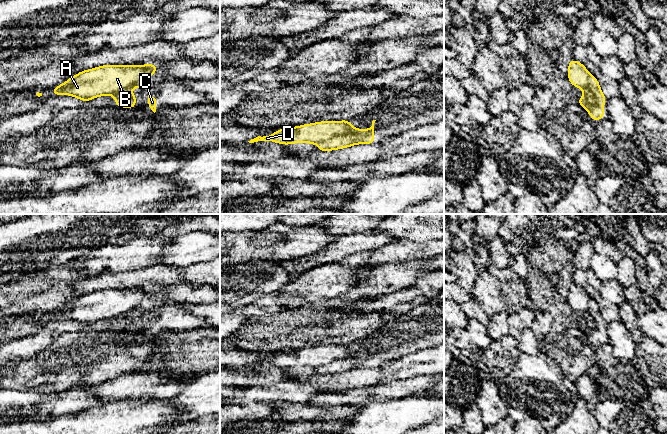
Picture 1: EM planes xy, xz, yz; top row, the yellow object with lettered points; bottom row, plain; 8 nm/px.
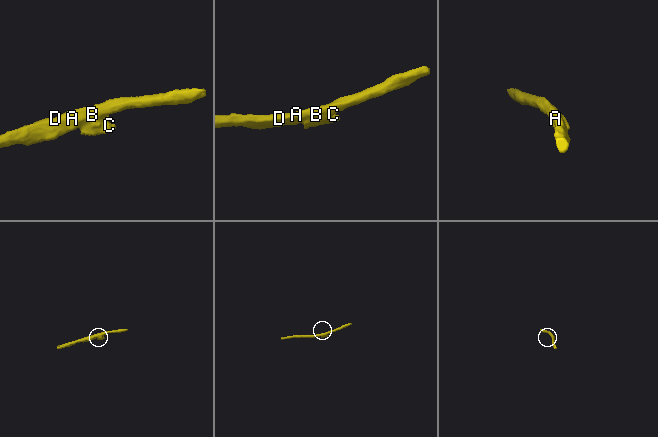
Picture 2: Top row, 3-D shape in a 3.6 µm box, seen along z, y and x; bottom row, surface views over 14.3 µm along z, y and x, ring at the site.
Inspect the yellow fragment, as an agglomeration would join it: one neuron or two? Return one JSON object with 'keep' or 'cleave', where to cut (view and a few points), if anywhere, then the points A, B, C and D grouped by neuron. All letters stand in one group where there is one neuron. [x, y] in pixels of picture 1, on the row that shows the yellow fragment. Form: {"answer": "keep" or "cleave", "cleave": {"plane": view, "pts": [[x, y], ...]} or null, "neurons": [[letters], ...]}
{"answer": "cleave", "cleave": {"plane": "xy", "pts": [[151, 73], [145, 72], [137, 80], [112, 95]]}, "neurons": [["A", "B", "D"], ["C"]]}

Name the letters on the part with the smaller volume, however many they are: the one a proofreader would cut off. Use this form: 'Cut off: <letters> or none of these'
Cut off: C

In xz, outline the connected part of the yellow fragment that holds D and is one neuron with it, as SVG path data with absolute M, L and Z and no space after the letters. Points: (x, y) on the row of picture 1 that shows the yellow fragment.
M349 120L314 122L292 128L278 129L271 135L258 136L248 142L272 141L284 145L294 143L311 143L314 145L348 133L351 126Z

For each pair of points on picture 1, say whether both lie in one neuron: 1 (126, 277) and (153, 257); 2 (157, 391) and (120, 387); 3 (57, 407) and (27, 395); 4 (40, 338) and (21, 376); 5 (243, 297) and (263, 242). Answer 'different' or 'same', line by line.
1: different
2: same
3: same
4: different
5: different

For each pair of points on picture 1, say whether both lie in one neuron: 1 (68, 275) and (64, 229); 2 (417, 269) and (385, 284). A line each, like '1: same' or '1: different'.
1: different
2: same

